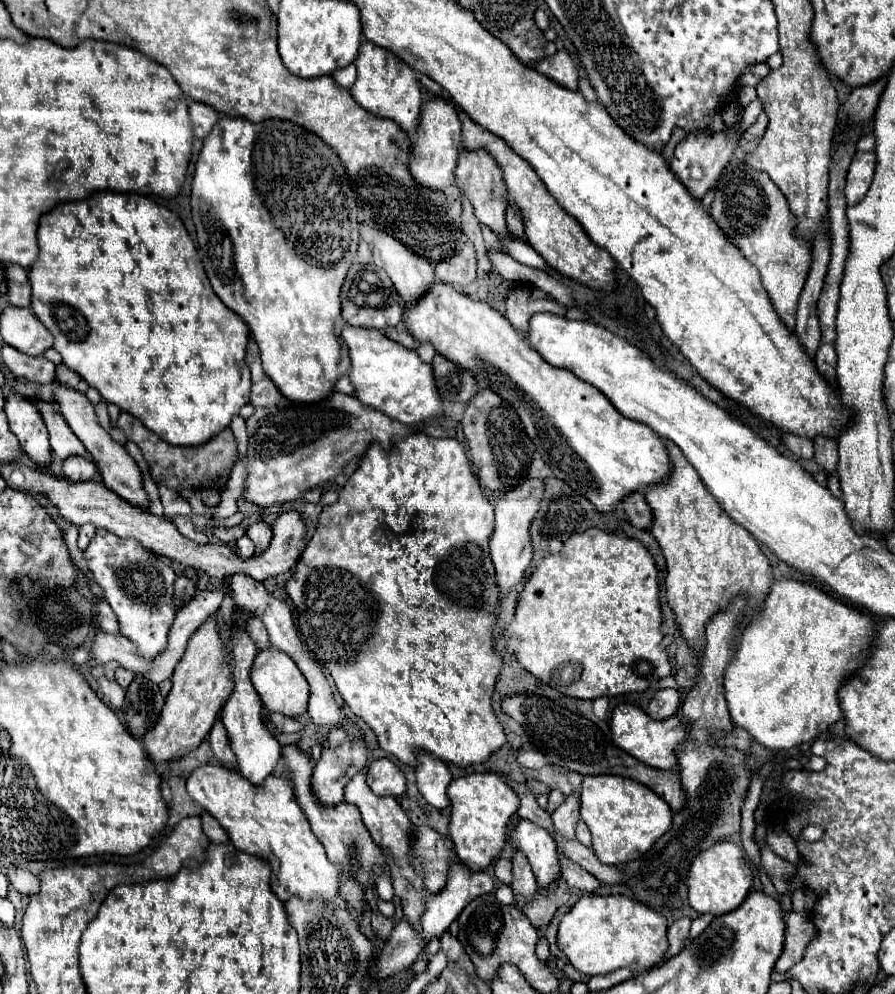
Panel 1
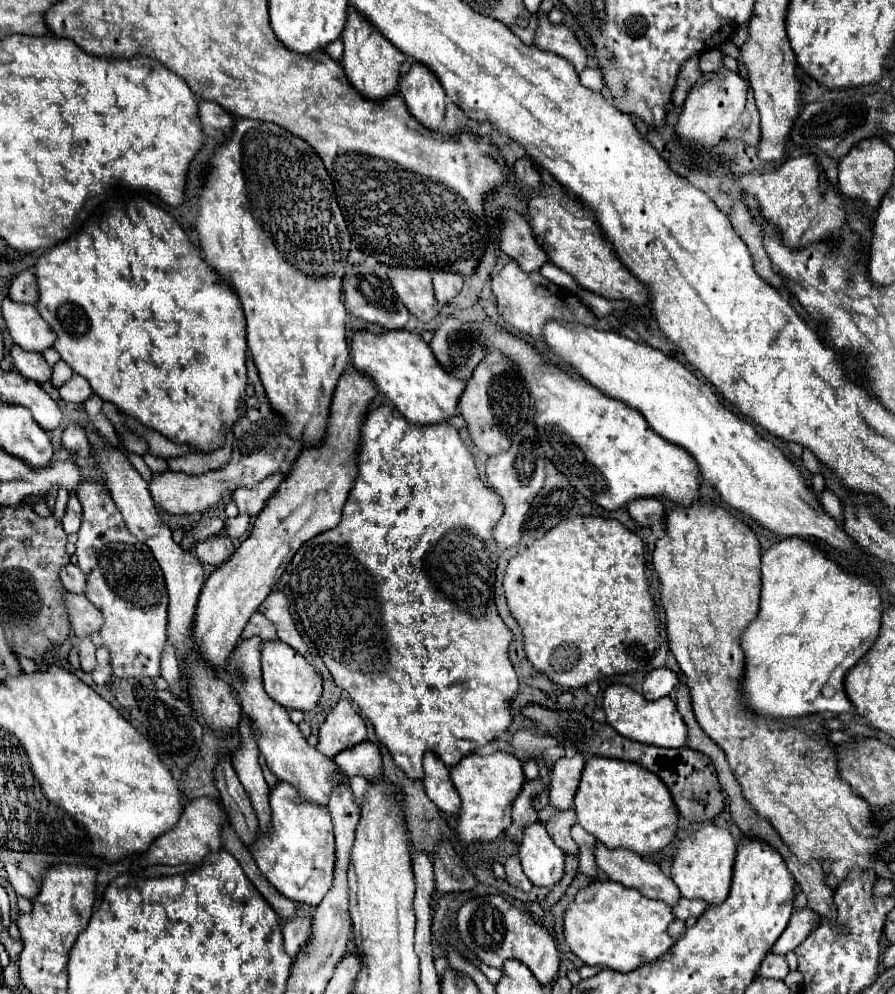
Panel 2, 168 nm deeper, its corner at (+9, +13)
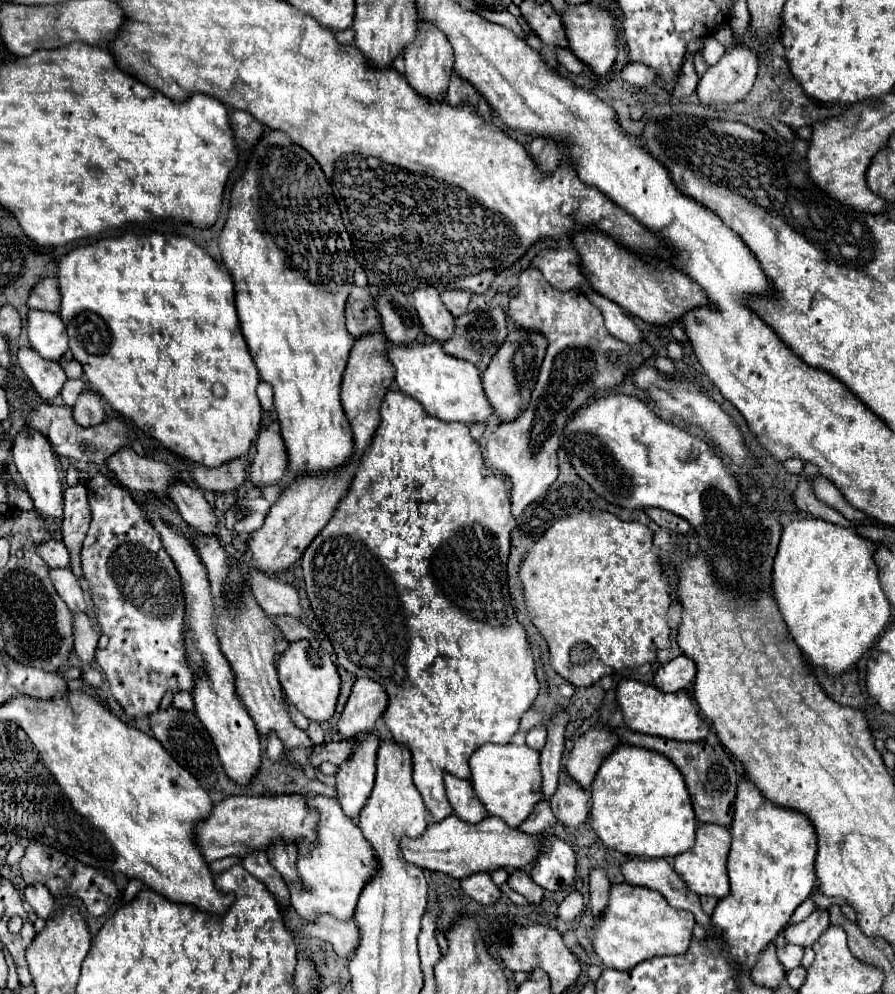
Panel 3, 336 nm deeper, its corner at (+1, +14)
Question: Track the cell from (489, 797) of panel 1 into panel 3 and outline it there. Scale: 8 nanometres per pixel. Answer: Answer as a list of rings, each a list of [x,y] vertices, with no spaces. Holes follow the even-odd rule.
[[[484,744],[470,756],[470,782],[474,786],[474,792],[476,792],[478,800],[484,804],[484,808],[486,808],[486,812],[490,816],[498,816],[510,828],[518,828],[530,816],[534,804],[542,800],[540,798],[540,782],[542,782],[540,754],[536,750],[530,750],[528,746],[514,746],[514,744],[494,746],[494,744]]]

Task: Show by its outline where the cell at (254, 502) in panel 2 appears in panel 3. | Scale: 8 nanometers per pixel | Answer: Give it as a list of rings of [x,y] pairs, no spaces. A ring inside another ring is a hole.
[[[272,416],[274,424],[262,430],[262,436],[256,440],[256,456],[250,462],[250,482],[258,488],[276,486],[288,468],[288,452],[280,436],[278,420]]]

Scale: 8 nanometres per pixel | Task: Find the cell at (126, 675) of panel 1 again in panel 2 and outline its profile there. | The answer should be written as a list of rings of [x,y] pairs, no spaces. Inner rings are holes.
[[[100,647],[96,651],[96,667],[92,671],[92,679],[94,679],[96,685],[104,685],[108,677],[110,677],[110,659],[108,659],[106,649]]]

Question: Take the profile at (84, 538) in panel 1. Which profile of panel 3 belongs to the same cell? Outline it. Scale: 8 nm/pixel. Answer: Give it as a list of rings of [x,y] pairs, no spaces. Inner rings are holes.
[[[76,484],[66,488],[64,492],[64,520],[62,520],[62,532],[64,532],[64,544],[70,548],[72,556],[72,572],[80,578],[80,548],[82,540],[88,532],[92,514],[88,508],[88,492],[84,484]]]

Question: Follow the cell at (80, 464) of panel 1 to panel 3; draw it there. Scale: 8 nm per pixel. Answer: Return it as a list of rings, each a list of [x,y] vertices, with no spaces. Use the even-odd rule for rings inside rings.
[[[92,392],[80,394],[80,398],[78,398],[78,402],[74,404],[72,412],[74,412],[74,420],[76,420],[82,428],[98,426],[98,424],[104,422],[102,402],[100,402]]]

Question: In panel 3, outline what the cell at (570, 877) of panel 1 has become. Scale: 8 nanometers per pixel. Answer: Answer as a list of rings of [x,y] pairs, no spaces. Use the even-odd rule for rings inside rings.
[[[562,770],[558,790],[550,798],[550,806],[558,822],[562,822],[566,828],[578,830],[588,820],[588,798],[590,794],[574,784],[574,780]]]

